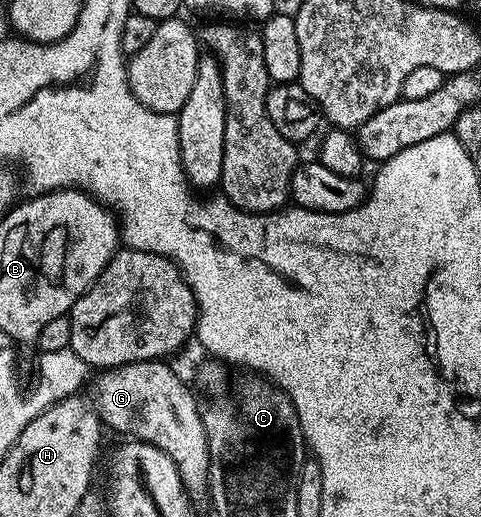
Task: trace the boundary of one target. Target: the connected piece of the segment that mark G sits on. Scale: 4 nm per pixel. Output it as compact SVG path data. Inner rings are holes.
M162 359L122 364L119 368L100 371L96 376L99 377L96 380L94 377L89 384L89 399L100 421L108 429L130 428L144 442L158 441L159 432L167 432L167 441L162 445L165 454L179 466L188 493L195 498L202 492L204 495L208 491L209 446L201 404L195 401L186 382Z

